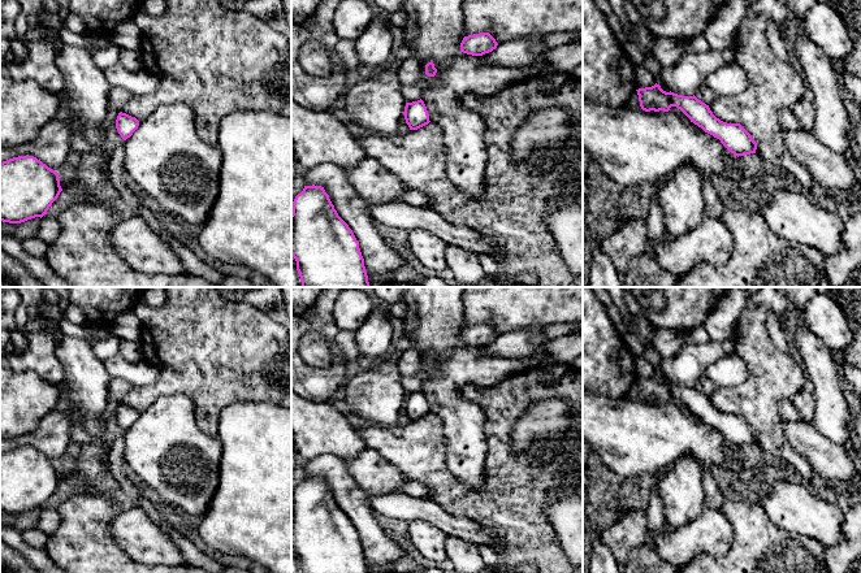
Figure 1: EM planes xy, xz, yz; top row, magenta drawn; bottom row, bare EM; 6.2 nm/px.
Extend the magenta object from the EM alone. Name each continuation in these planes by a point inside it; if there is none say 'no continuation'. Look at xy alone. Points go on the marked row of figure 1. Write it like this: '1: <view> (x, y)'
no continuation

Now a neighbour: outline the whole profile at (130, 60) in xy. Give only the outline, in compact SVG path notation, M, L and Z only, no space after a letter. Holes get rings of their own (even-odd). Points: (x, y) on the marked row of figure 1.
M121 49L120 64L129 71L138 71L142 69L139 52L130 49Z

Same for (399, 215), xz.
M406 201L367 203L367 205L372 218L378 225L406 231L428 230L447 246L455 246L476 255L496 256L499 253L498 247L489 236L467 226L451 225L430 208L412 207Z

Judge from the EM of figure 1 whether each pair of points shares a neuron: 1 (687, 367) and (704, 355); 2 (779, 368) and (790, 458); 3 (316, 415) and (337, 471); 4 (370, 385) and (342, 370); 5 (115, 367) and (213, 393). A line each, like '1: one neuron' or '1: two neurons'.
1: one neuron
2: one neuron
3: two neurons
4: two neurons
5: two neurons

